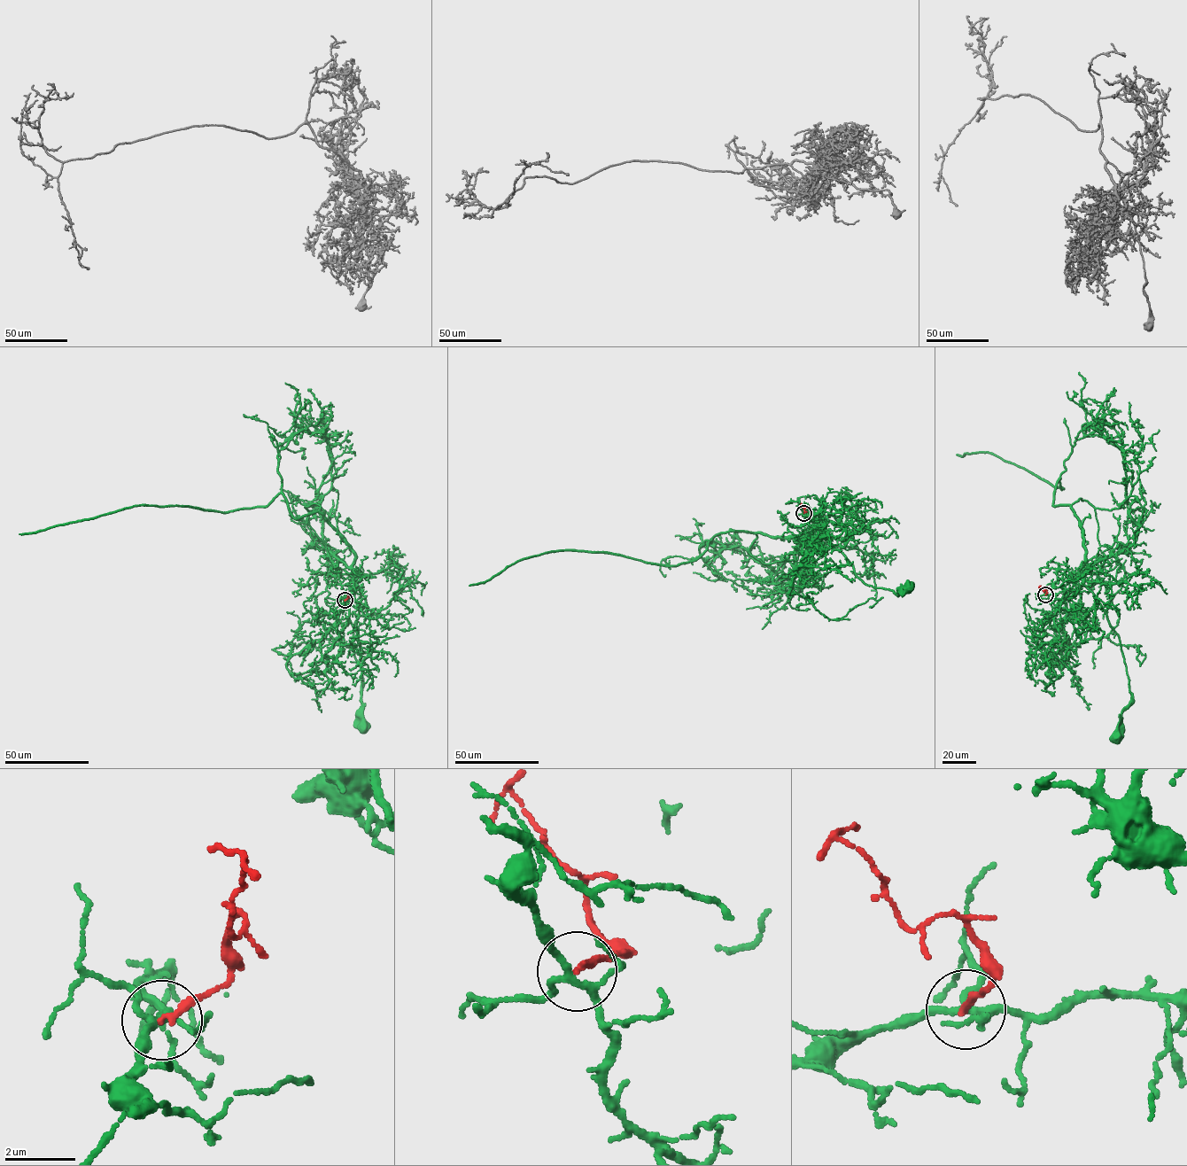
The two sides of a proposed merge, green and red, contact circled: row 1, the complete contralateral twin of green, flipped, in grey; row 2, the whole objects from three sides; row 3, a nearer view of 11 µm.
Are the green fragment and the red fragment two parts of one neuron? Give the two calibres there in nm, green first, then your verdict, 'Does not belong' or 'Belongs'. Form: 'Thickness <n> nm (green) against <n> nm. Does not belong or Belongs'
Thickness 190 nm (green) against 190 nm. Does not belong

